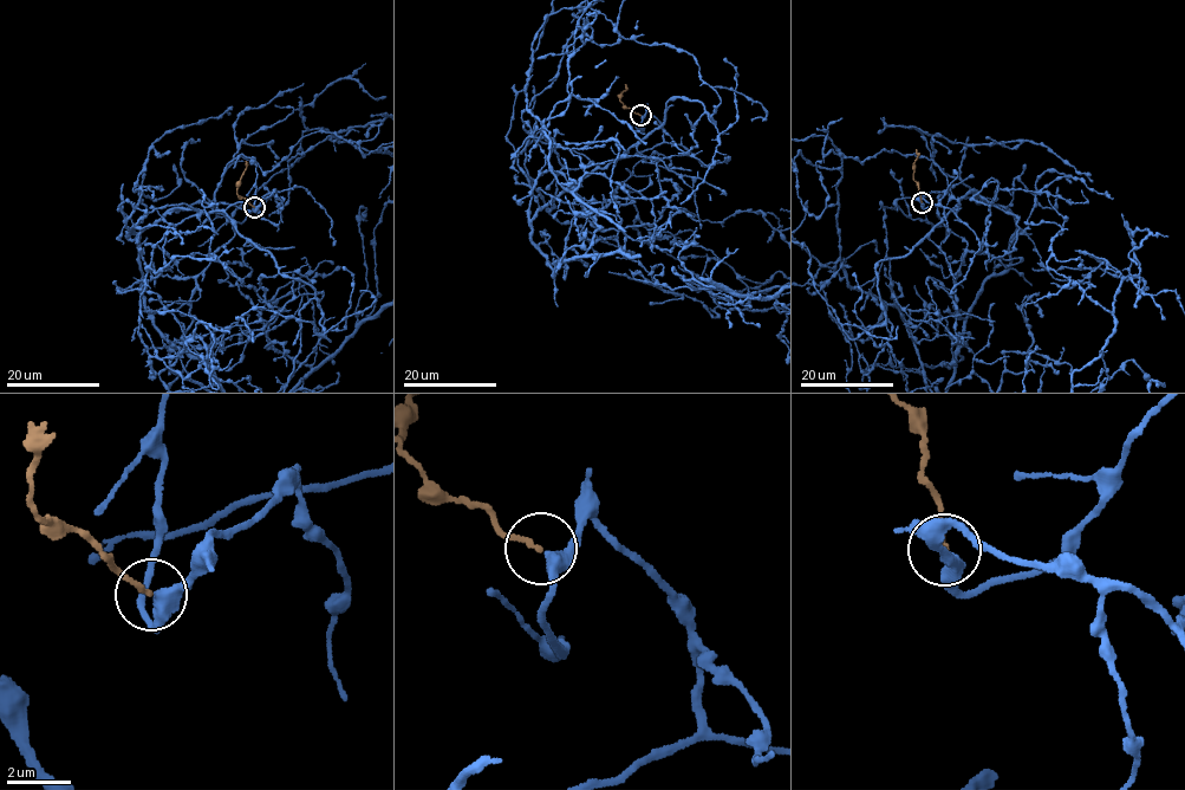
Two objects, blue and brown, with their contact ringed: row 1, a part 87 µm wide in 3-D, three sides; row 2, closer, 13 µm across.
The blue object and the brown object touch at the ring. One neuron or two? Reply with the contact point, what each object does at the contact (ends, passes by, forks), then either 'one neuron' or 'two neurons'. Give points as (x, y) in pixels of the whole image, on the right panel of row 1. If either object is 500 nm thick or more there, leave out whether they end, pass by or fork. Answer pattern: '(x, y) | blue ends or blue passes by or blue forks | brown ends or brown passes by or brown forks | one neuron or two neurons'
(922, 202) | blue passes by | brown ends | one neuron

